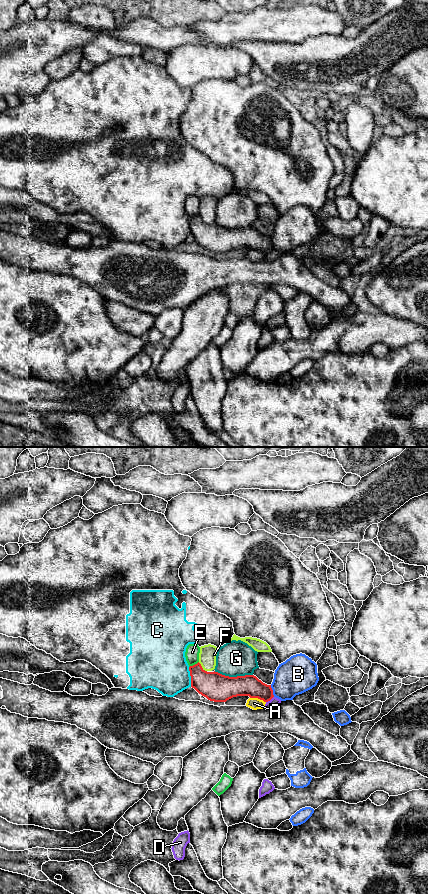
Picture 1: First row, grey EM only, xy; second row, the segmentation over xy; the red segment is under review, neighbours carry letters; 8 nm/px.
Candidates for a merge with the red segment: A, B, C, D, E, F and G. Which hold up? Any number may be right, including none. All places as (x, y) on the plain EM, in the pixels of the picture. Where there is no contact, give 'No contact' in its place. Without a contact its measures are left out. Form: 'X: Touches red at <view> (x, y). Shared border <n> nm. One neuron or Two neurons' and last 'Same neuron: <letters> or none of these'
A: Touches red at xy (258, 250). Shared border 130 nm. Two neurons
B: Touches red at xy (272, 243). Shared border 100 nm. Two neurons
C: Touches red at xy (191, 229). Shared border 160 nm. Two neurons
D: Touches red at xy (269, 252). Shared border 80 nm. Two neurons
E: Touches red at xy (193, 217). Shared border 90 nm. Two neurons
F: Touches red at xy (201, 219). Shared border 100 nm. Two neurons
G: Touches red at xy (233, 229). Shared border 320 nm. Two neurons
Same neuron: none of these

